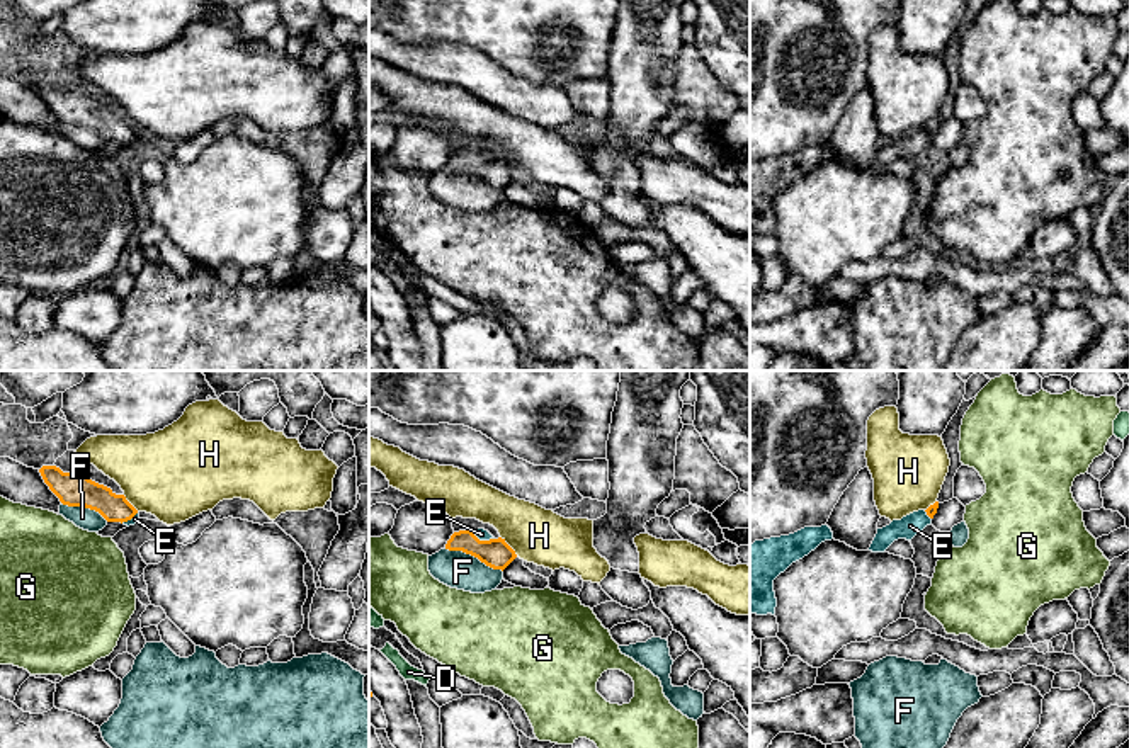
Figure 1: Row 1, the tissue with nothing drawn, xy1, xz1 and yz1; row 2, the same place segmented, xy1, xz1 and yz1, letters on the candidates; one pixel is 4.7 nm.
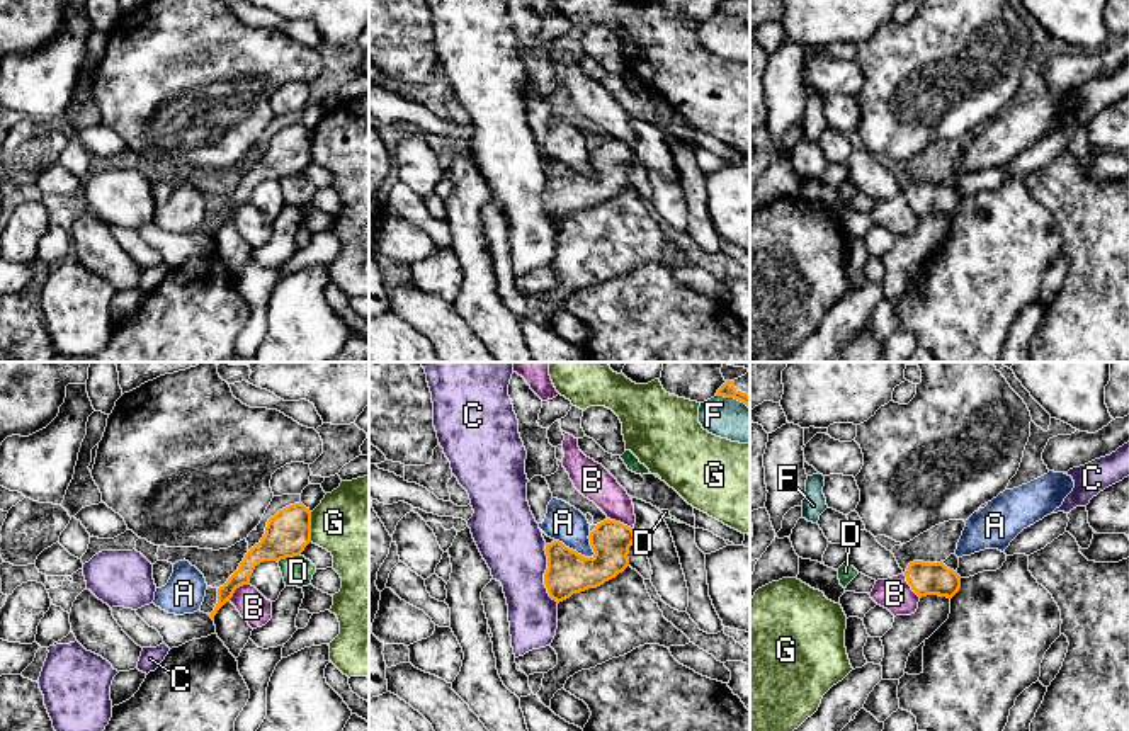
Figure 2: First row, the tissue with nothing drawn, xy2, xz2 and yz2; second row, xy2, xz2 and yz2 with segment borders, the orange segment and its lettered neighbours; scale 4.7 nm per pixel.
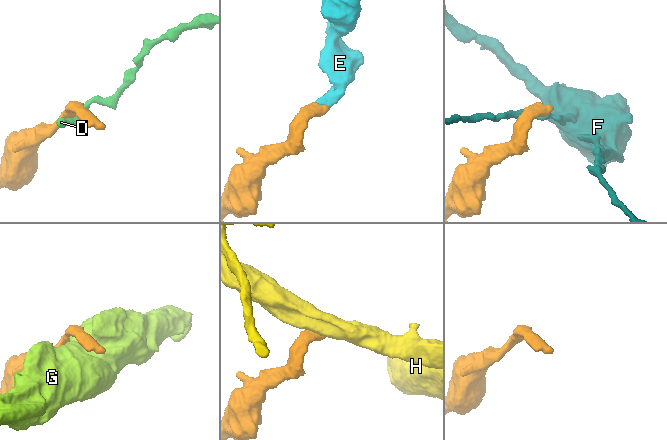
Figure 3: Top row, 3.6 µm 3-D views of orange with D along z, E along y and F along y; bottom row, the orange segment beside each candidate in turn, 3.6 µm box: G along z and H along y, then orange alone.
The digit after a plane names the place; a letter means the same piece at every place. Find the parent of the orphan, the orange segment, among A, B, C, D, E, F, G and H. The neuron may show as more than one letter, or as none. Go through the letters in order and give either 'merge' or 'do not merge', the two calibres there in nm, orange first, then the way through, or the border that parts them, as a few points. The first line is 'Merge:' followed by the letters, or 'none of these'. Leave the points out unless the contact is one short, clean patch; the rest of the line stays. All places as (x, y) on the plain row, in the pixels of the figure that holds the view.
Merge: E
A: do not merge; 200 nm thick on the orange side, 180 nm on the other; border along xz2 (555, 158), (585, 175), (595, 172)
B: do not merge; 130 nm thick on the orange side, 150 nm on the other; border along xy2 (249, 203), (237, 208), (228, 220)
C: do not merge; 200 nm thick on the orange side, 300 nm on the other
D: do not merge; 220 nm thick on the orange side, 140 nm on the other; border along xy2 (300, 172), (277, 181)
E: merge; 140 nm thick on the orange side, 60 nm on the other; runs through xz1 (495, 172), (483, 160), (482, 153)
F: do not merge; 140 nm thick on the orange side, 180 nm on the other
G: do not merge; 220 nm thick on the orange side, 400 nm on the other; border along xy2 (310, 131), (312, 160)
H: do not merge; 140 nm thick on the orange side, 260 nm on the other; border along xz1 (500, 155), (517, 174)

